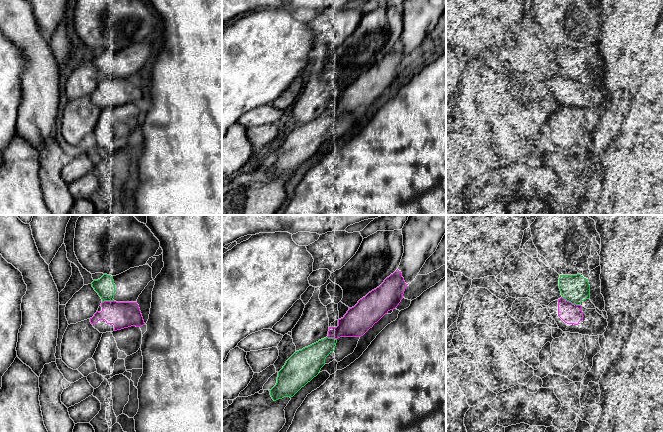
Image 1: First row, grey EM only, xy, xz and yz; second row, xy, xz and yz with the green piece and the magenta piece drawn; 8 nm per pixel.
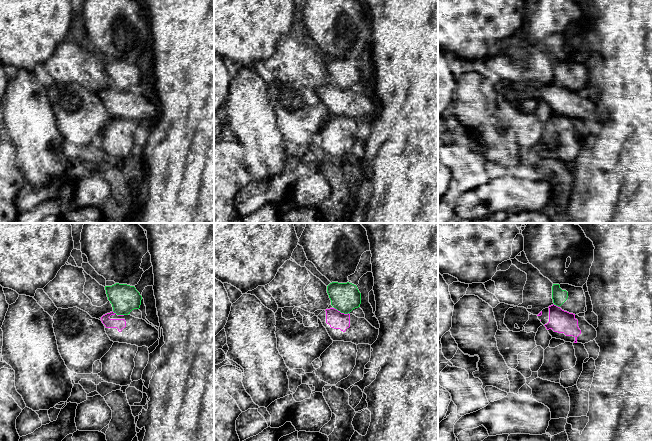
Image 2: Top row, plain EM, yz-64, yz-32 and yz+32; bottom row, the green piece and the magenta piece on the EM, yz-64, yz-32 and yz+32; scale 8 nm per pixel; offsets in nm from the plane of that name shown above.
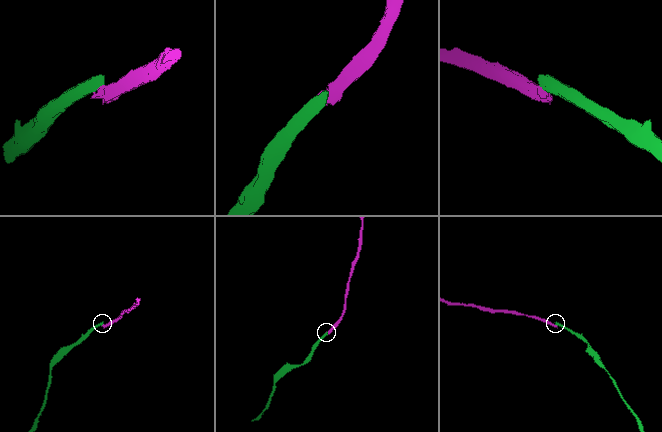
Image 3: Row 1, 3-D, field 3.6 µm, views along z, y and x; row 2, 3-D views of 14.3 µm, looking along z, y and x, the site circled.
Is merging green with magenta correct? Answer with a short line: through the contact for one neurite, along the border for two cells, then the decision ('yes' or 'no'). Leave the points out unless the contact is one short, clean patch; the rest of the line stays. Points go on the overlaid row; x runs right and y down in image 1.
no

